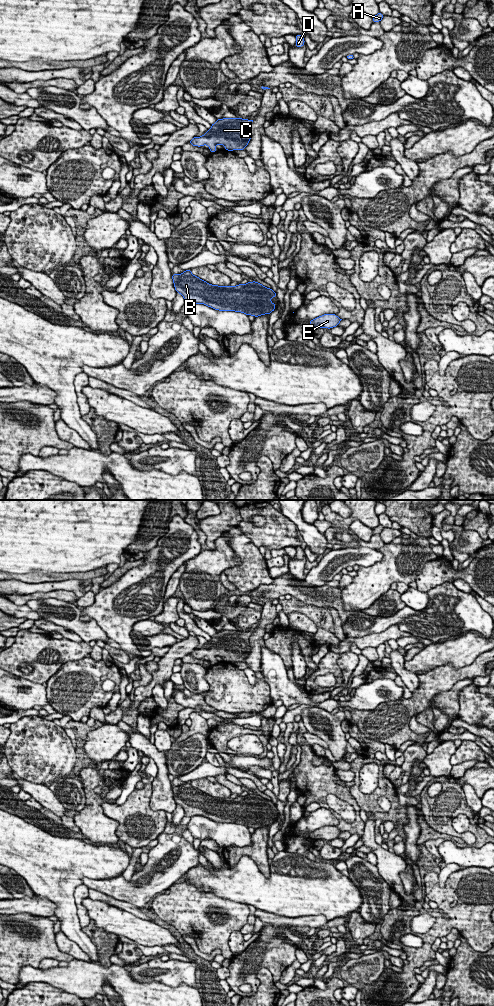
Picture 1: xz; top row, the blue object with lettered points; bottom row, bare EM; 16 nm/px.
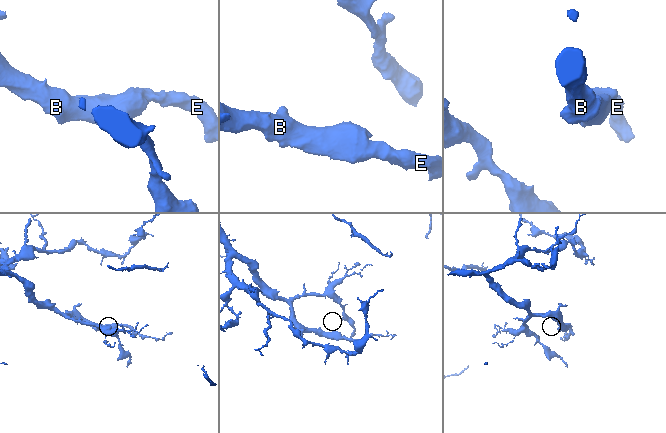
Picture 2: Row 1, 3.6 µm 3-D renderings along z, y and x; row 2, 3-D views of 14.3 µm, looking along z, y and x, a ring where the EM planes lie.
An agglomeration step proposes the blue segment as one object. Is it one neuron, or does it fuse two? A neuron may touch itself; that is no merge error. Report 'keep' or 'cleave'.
keep

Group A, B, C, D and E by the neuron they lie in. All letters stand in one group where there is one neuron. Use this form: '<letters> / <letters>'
A B C D E

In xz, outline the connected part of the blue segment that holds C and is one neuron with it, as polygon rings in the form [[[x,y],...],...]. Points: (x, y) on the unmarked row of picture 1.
[[[242,630],[217,631],[203,648],[193,649],[189,655],[198,659],[207,657],[211,665],[216,664],[217,656],[224,657],[224,662],[228,663],[244,662],[251,651],[249,638],[252,634]]]

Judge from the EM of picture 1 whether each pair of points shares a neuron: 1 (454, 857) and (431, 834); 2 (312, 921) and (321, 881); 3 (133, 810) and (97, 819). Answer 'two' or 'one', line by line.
1: two
2: two
3: two

